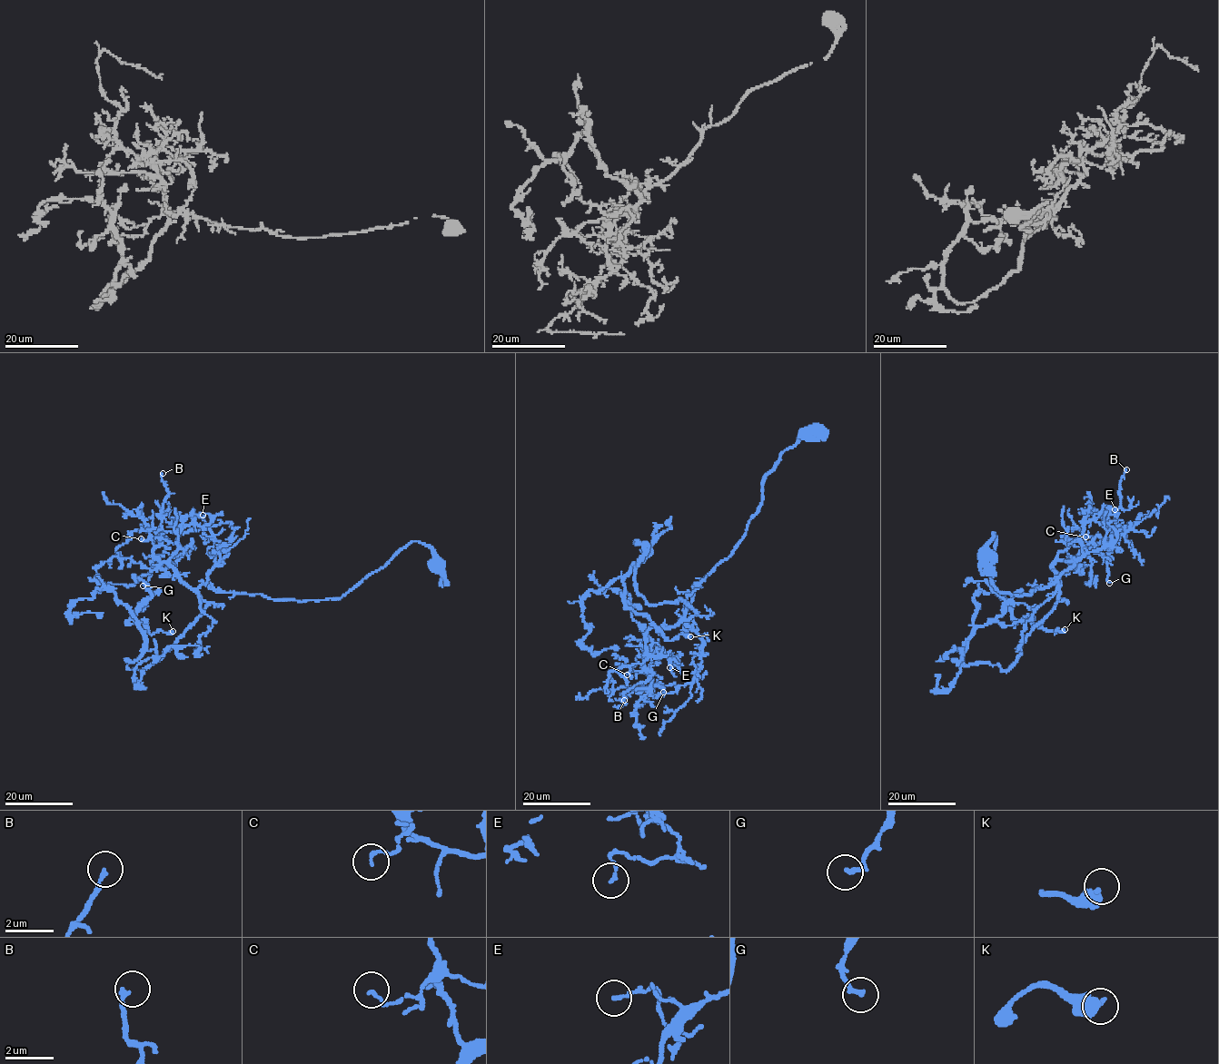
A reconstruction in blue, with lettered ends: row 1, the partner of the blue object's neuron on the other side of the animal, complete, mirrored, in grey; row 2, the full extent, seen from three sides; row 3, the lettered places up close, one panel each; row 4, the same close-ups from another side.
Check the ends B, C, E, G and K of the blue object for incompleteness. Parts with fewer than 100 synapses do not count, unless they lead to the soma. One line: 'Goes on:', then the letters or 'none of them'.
Goes on: none of them

